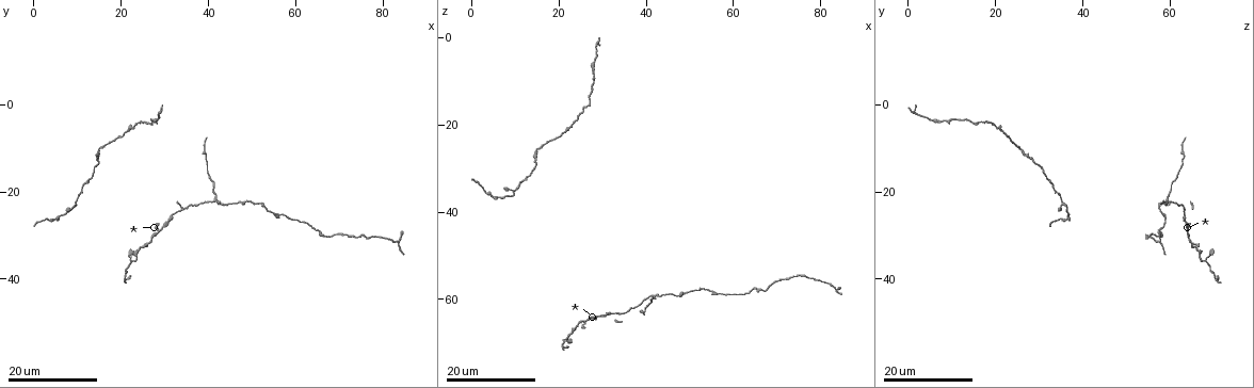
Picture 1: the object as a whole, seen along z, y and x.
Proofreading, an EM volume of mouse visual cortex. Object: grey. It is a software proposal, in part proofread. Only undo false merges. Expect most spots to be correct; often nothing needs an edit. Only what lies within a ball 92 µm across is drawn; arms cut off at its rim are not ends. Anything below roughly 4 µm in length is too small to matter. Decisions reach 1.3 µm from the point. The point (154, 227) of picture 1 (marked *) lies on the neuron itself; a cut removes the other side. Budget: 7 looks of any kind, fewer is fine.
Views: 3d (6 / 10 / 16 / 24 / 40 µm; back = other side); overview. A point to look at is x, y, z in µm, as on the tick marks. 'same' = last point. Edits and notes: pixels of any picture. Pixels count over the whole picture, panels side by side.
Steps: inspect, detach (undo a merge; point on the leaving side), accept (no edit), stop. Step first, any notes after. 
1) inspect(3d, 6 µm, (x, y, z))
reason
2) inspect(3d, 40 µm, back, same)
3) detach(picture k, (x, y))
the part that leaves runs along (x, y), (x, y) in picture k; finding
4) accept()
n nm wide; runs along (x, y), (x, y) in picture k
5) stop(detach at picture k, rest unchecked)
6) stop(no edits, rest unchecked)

inspect(3d, 16 µm, (42.0, 21.5, 59.5))
four arms meet

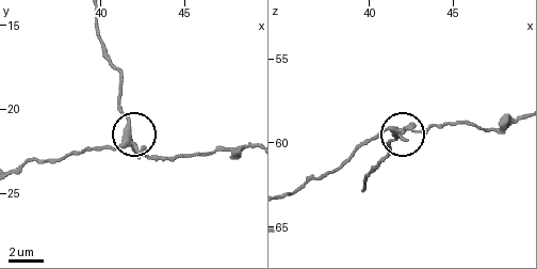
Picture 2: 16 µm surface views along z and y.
inspect(3d, 10 µm, (41.6, 21.6, 59.4))
closer look

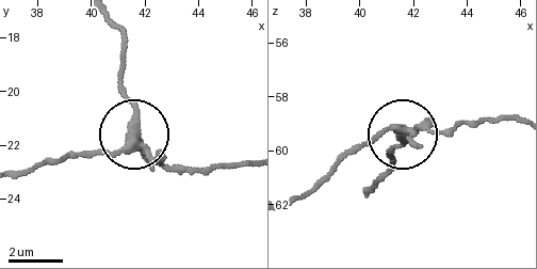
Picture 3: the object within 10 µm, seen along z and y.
inspect(3d, 6 µm, (41.6, 21.4, 59.5))

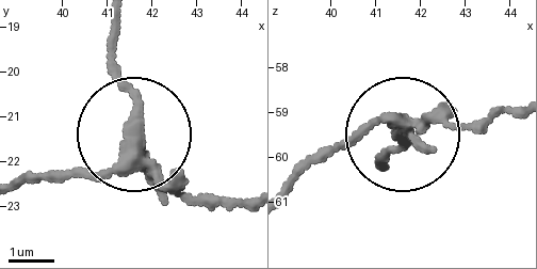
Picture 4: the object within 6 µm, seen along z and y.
detach(picture 4, (119, 84))
280 nm wide; the part that leaves runs along (140, 146), (116, 24) in picture 4; a second neuron is stuck on

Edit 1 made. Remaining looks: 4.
inspect(overview)

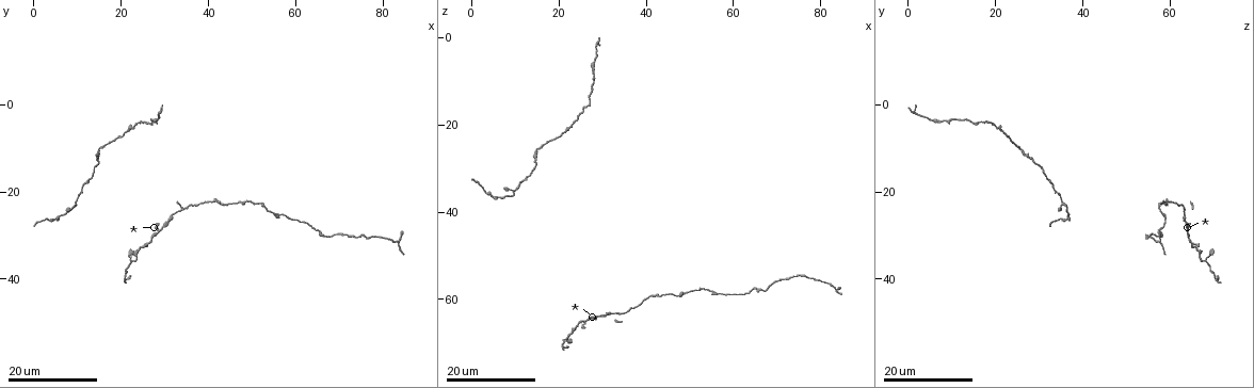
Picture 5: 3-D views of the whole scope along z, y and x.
inspect(3d, 16 µm, (9.0, 23.0, 36.5))
three arms meet

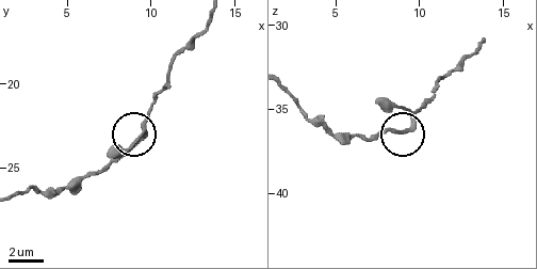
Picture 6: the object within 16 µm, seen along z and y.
inspect(3d, 10 µm, same)

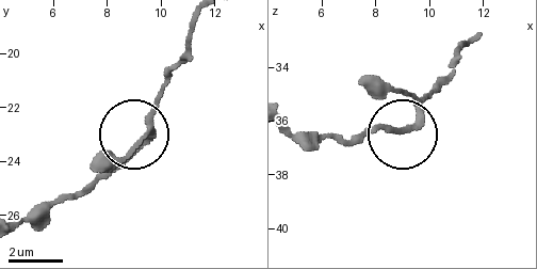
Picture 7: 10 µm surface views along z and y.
accept()
one neuron here

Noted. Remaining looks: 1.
stop(detach at picture 4, rest unchecked)

